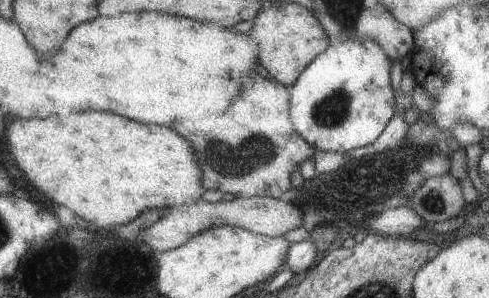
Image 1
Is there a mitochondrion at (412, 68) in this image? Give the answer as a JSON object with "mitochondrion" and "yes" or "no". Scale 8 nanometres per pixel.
{"mitochondrion":"no"}

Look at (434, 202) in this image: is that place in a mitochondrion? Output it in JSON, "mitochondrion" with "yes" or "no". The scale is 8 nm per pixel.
{"mitochondrion":"yes"}

